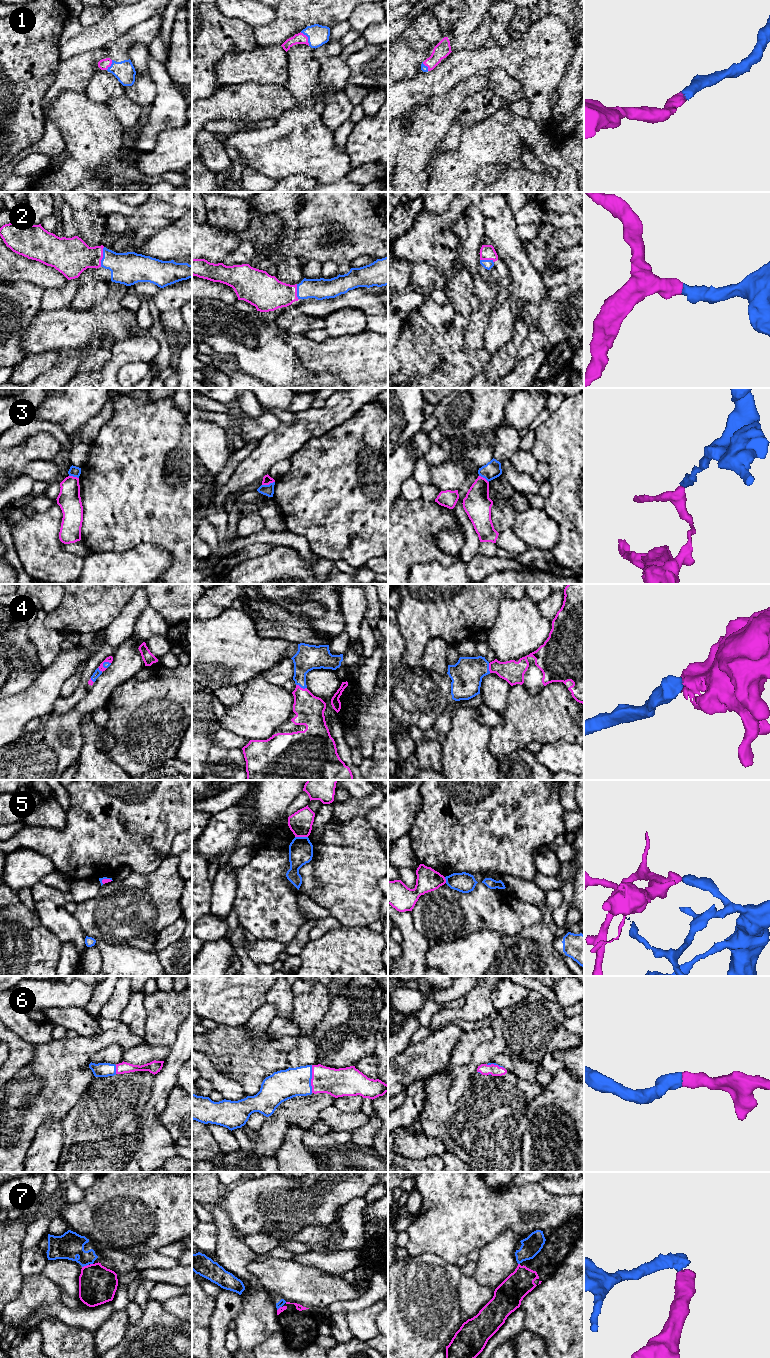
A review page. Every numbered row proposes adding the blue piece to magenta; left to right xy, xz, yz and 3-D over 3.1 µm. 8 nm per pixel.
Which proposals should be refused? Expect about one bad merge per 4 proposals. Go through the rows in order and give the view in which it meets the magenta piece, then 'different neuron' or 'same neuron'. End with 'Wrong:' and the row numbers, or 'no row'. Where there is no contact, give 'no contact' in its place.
1: meets magenta in xz; same neuron
2: meets magenta in xy; same neuron
3: meets magenta in xz; different neuron
4: meets magenta in xz; same neuron
5: meets magenta in xz; different neuron
6: meets magenta in xz; same neuron
7: meets magenta in xy; different neuron
Wrong: 3, 5, 7

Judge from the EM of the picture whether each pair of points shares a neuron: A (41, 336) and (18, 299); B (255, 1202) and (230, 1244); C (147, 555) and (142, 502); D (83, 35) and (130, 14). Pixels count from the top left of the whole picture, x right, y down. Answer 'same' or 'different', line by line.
A: different
B: different
C: different
D: same

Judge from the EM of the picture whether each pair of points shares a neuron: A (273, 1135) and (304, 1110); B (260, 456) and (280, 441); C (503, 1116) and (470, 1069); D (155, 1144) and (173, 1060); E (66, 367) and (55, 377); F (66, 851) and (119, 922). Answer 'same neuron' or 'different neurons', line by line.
A: same neuron
B: same neuron
C: different neurons
D: same neuron
E: same neuron
F: different neurons

